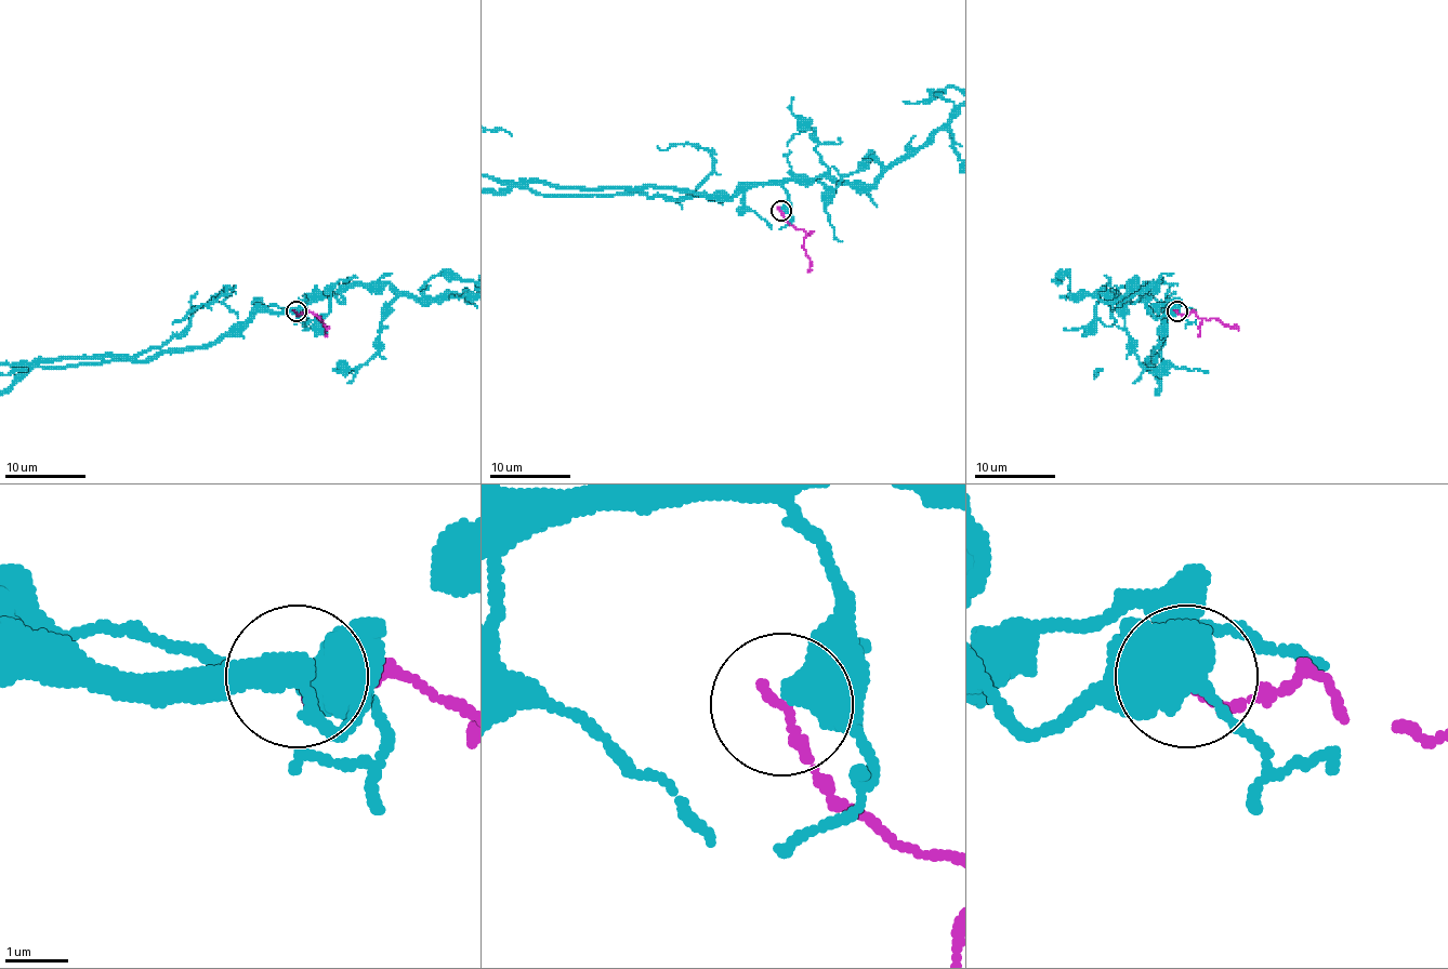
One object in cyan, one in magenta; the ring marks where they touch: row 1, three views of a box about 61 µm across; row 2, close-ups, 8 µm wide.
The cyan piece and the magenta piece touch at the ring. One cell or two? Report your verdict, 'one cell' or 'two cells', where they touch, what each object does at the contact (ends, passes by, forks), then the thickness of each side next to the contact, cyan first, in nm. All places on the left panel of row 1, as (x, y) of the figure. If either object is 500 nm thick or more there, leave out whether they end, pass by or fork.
two cells | (295, 312) | cyan passes by | magenta ends | 460/160 nm

